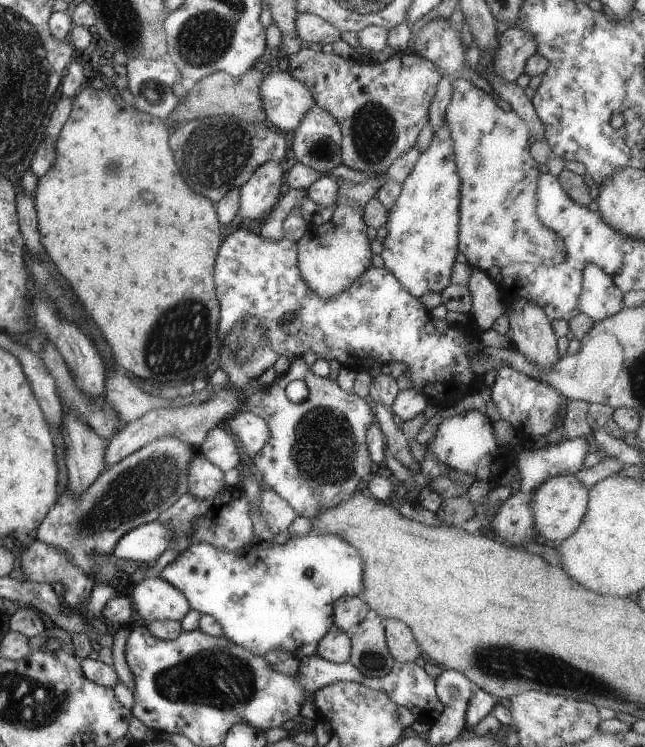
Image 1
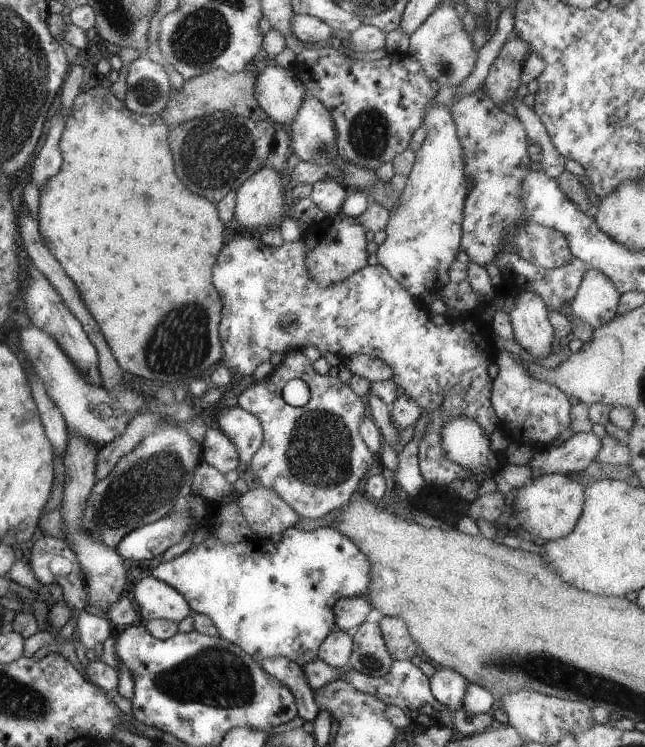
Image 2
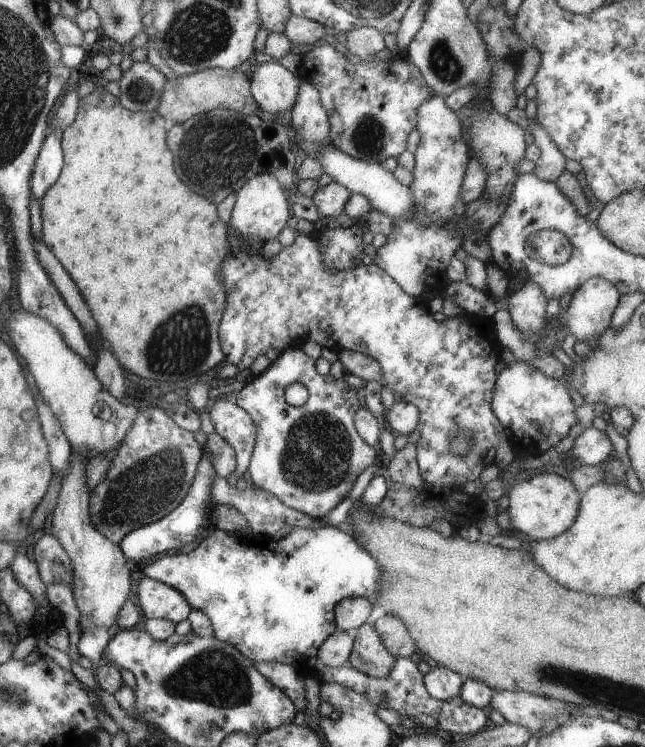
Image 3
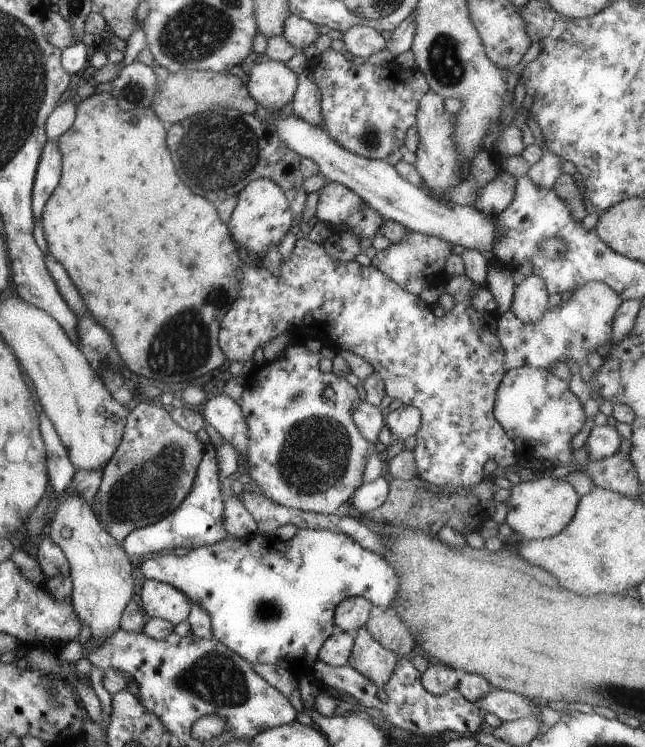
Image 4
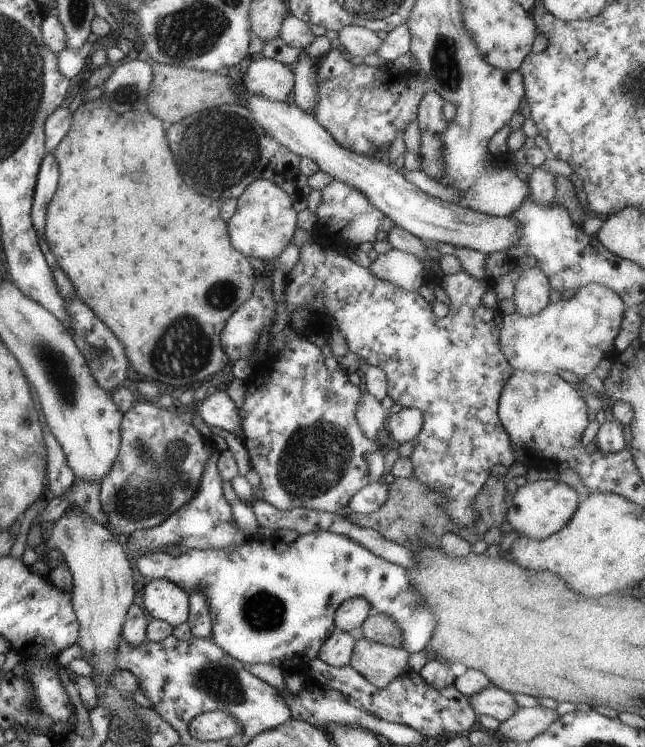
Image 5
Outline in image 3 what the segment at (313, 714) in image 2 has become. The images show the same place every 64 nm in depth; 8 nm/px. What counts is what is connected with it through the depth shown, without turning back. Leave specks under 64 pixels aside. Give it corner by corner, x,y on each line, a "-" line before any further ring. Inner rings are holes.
279,662
253,663
253,668
273,686
279,688
291,700
296,710
305,709
304,673
297,672
291,666

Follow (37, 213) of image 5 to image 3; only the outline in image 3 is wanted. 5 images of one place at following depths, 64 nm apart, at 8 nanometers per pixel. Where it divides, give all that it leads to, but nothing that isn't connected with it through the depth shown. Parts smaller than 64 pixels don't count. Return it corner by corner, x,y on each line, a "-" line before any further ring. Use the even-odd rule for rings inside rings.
53,128
47,133
43,144
39,150
33,172
31,172
30,196
33,196
39,204
47,192
47,188
51,188
51,184
59,178
59,174
63,167
62,149
60,148
60,139
62,136
61,128

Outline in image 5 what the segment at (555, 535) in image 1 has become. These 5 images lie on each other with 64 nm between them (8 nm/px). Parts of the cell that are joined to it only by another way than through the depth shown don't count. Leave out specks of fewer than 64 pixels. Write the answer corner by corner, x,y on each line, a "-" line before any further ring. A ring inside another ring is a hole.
528,479
525,486
518,487
511,498
506,522
509,523
519,536
529,536
540,540
561,530
565,522
571,518
577,508
577,494
560,481
554,479

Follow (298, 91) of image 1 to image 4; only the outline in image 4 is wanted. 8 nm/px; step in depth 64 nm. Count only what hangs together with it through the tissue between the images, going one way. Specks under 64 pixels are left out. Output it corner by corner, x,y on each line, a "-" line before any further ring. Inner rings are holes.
270,59
253,63
245,86
256,104
267,110
280,110
293,99
297,80
285,63

